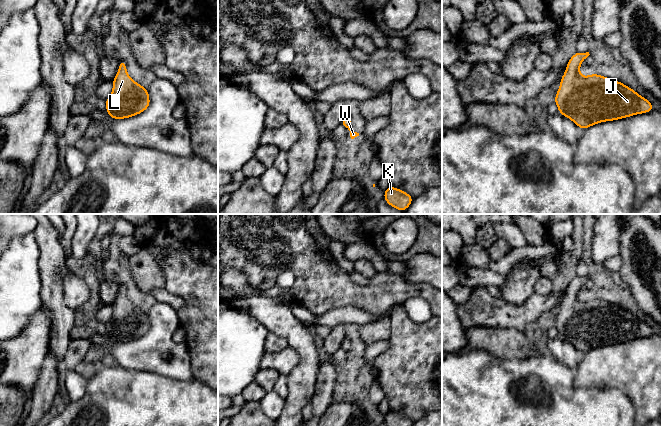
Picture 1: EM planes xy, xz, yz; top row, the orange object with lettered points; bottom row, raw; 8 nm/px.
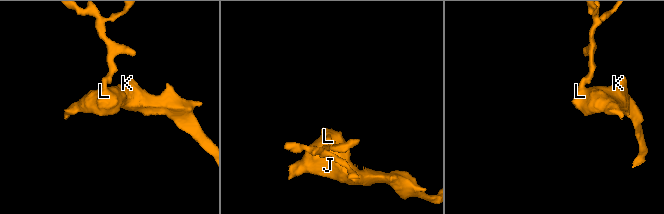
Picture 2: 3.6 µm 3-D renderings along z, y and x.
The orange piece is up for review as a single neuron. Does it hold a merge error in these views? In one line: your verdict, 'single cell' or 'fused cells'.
single cell

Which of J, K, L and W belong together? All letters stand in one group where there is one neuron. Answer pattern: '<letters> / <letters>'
J K L W

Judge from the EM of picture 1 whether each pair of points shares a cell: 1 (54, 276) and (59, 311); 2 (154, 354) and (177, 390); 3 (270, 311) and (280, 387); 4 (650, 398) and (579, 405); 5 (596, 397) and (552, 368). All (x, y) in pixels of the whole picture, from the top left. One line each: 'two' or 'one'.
1: one
2: two
3: two
4: two
5: one

